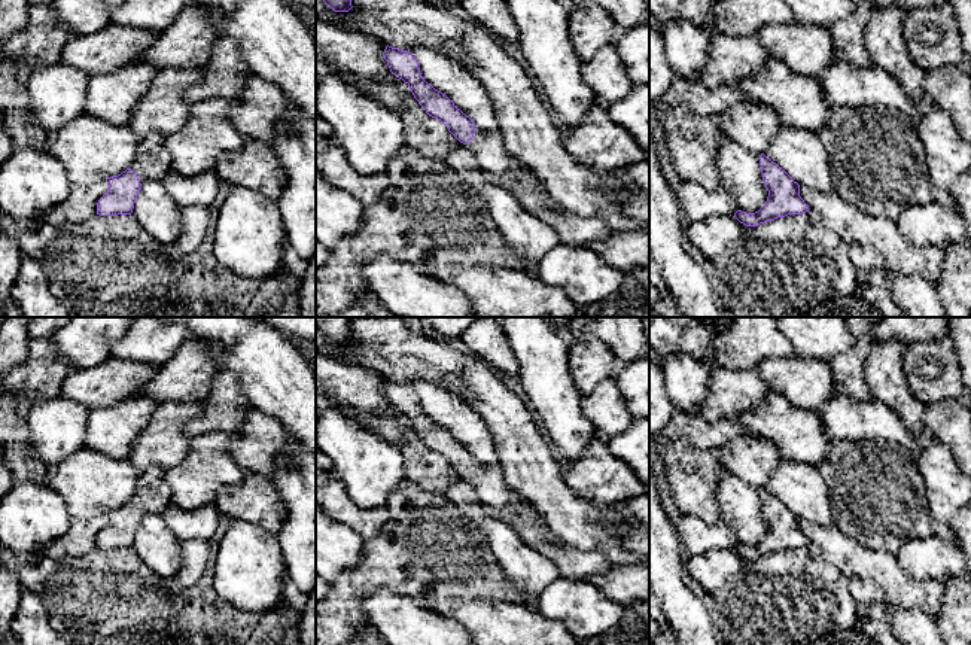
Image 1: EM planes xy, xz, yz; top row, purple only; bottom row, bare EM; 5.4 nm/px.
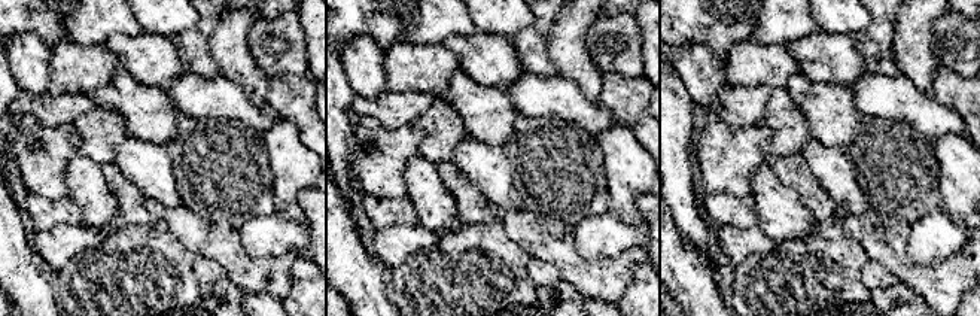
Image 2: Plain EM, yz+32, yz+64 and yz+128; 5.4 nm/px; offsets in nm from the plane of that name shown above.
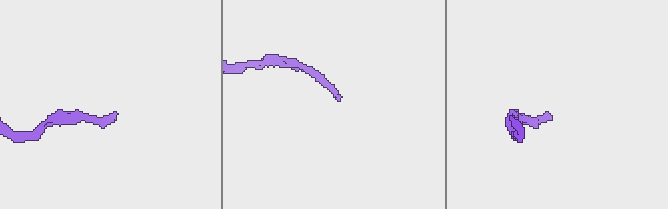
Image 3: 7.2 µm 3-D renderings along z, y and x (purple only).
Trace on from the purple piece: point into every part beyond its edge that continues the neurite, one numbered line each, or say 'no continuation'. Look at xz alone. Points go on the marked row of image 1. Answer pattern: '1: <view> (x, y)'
1: xz (487, 146)

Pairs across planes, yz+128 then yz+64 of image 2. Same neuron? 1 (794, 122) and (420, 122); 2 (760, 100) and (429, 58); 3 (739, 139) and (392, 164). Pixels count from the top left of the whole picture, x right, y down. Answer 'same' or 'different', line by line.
1: same
2: different
3: same

